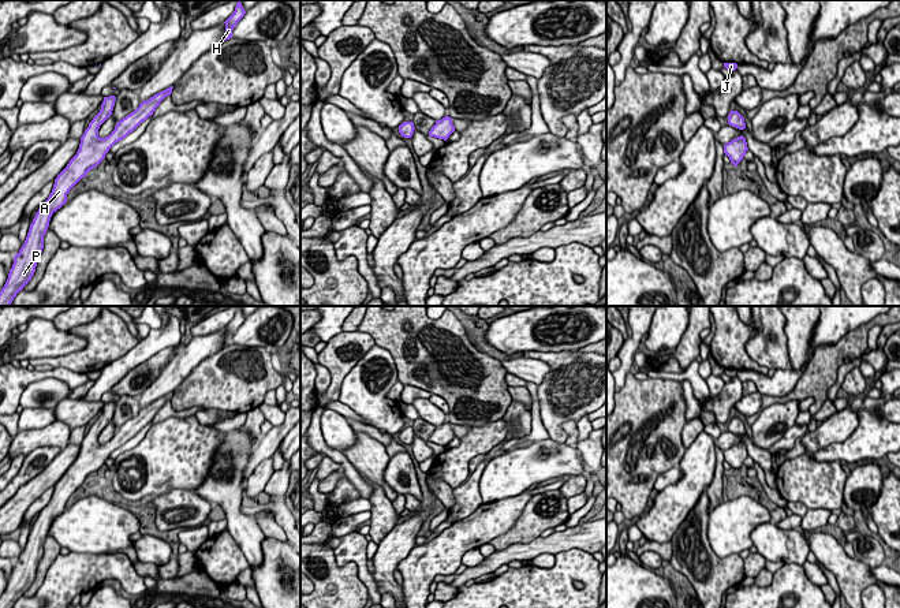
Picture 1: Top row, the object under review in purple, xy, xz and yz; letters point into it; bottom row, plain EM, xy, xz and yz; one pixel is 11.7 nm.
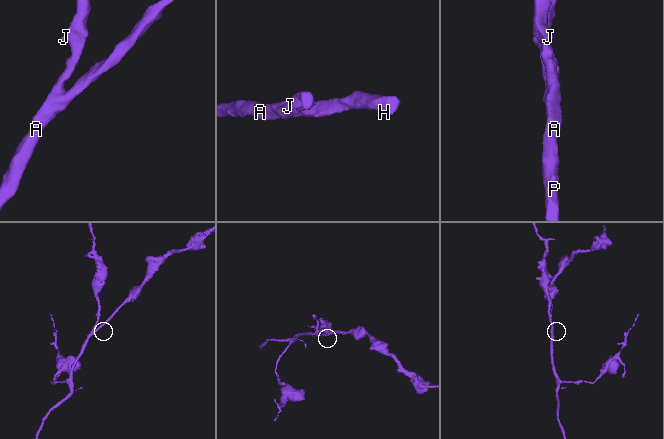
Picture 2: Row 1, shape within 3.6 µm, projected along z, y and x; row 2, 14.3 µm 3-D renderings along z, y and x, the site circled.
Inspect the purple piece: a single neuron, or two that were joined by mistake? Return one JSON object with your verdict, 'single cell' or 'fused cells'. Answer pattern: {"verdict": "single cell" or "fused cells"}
{"verdict": "single cell"}

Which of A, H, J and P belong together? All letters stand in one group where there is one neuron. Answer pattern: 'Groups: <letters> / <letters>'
Groups: A H J P

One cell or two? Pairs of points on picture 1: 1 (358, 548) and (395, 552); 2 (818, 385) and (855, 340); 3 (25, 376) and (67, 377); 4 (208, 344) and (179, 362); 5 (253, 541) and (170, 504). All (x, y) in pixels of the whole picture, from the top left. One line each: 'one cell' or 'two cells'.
1: two cells
2: one cell
3: one cell
4: one cell
5: two cells

